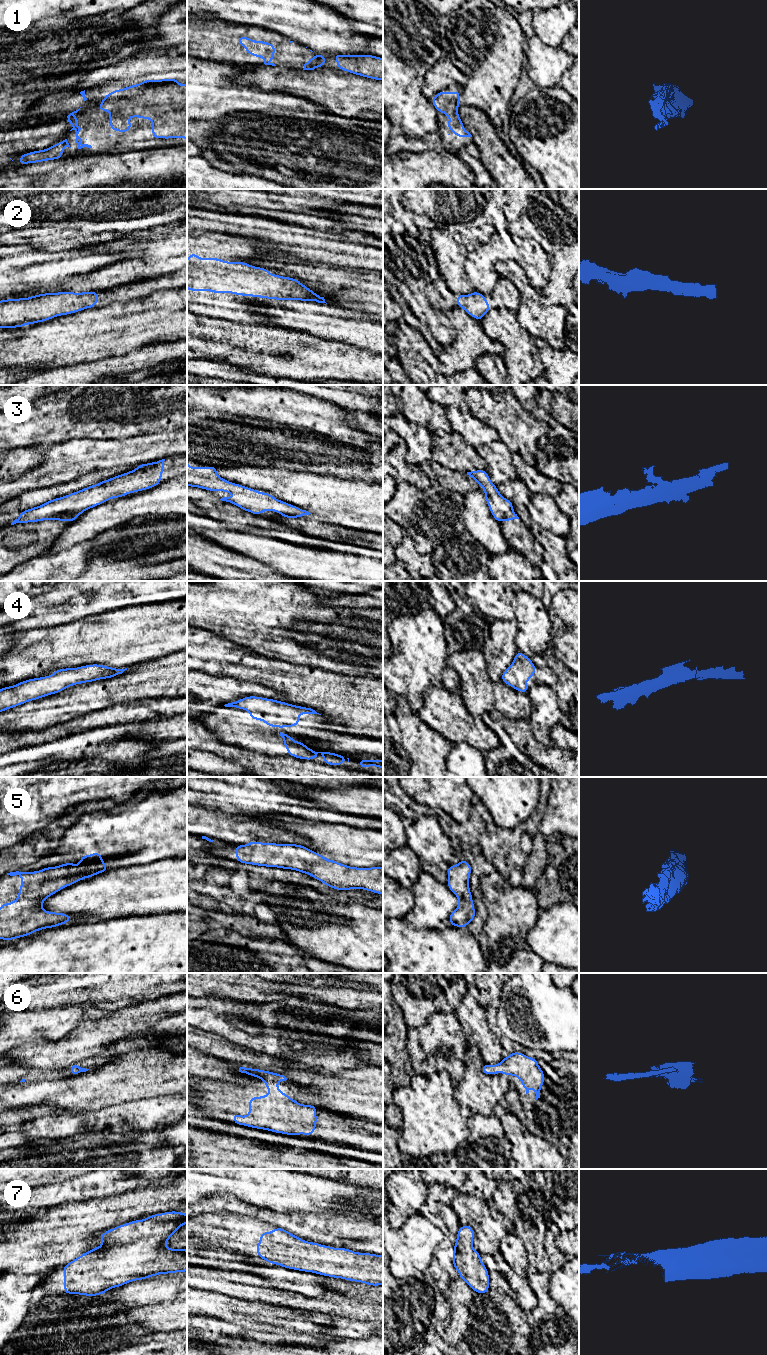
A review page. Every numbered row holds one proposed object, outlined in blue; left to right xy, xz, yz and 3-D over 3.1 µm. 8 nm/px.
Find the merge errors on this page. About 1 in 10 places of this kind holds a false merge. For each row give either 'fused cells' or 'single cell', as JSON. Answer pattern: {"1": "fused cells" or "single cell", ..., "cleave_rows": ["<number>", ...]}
{"1": "single cell", "2": "single cell", "3": "single cell", "4": "single cell", "5": "single cell", "6": "single cell", "7": "single cell", "cleave_rows": []}

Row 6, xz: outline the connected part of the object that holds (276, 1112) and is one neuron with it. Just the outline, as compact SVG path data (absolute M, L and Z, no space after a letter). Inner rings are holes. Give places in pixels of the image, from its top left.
M240 1067L239 1072L260 1078L271 1092L265 1096L250 1097L249 1114L243 1117L233 1113L234 1124L291 1136L314 1134L318 1107L299 1104L283 1093L277 1084L287 1080L284 1075L245 1067Z

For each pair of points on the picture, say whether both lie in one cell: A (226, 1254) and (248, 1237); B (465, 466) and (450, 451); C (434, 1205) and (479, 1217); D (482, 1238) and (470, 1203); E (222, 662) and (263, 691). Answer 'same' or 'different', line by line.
A: different
B: same
C: same
D: same
E: different

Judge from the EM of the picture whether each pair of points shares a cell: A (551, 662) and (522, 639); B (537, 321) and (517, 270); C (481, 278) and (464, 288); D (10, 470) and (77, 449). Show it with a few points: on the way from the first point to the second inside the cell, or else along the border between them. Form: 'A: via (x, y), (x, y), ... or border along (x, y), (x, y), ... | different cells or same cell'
A: border along (546, 651), (535, 655), (531, 659) | different cells
B: via (530, 308), (529, 296), (522, 283) | same cell
C: border along (465, 261), (465, 272), (475, 290) | different cells
D: border along (46, 452), (40, 464), (23, 473) | different cells

